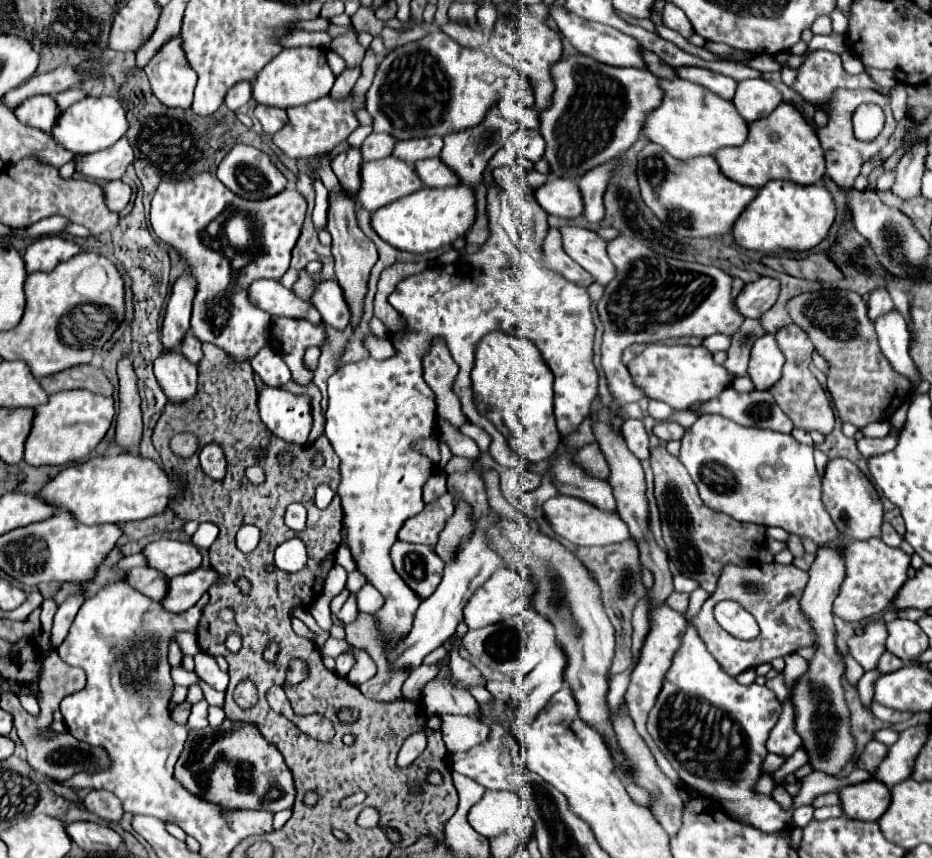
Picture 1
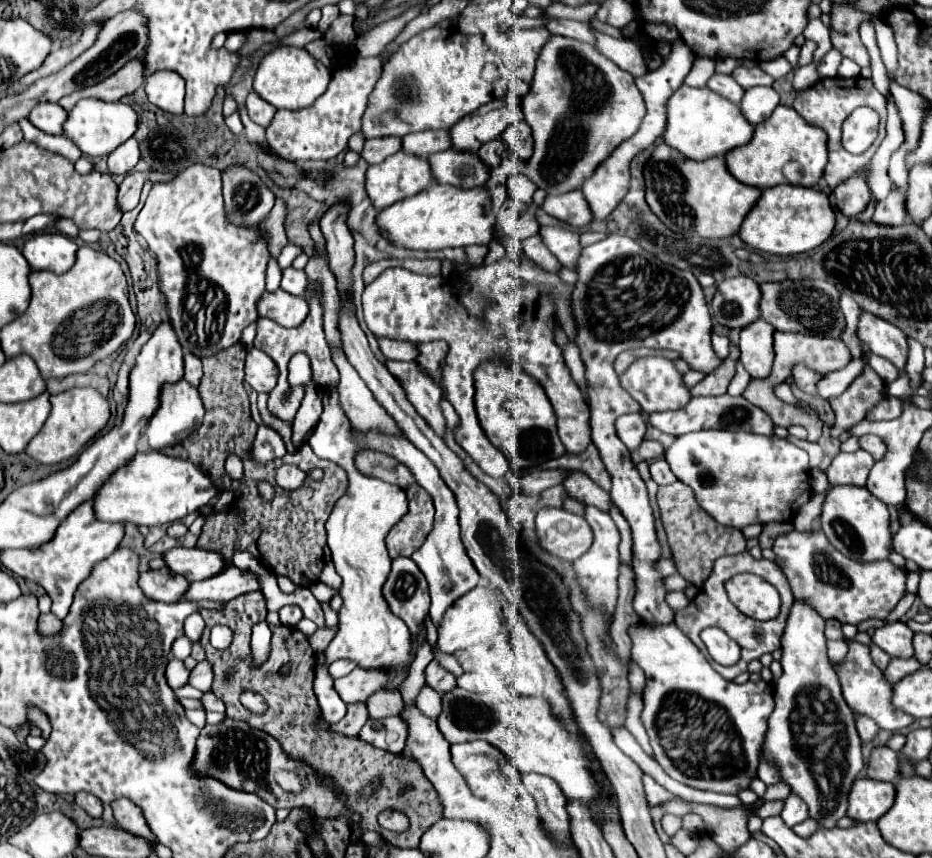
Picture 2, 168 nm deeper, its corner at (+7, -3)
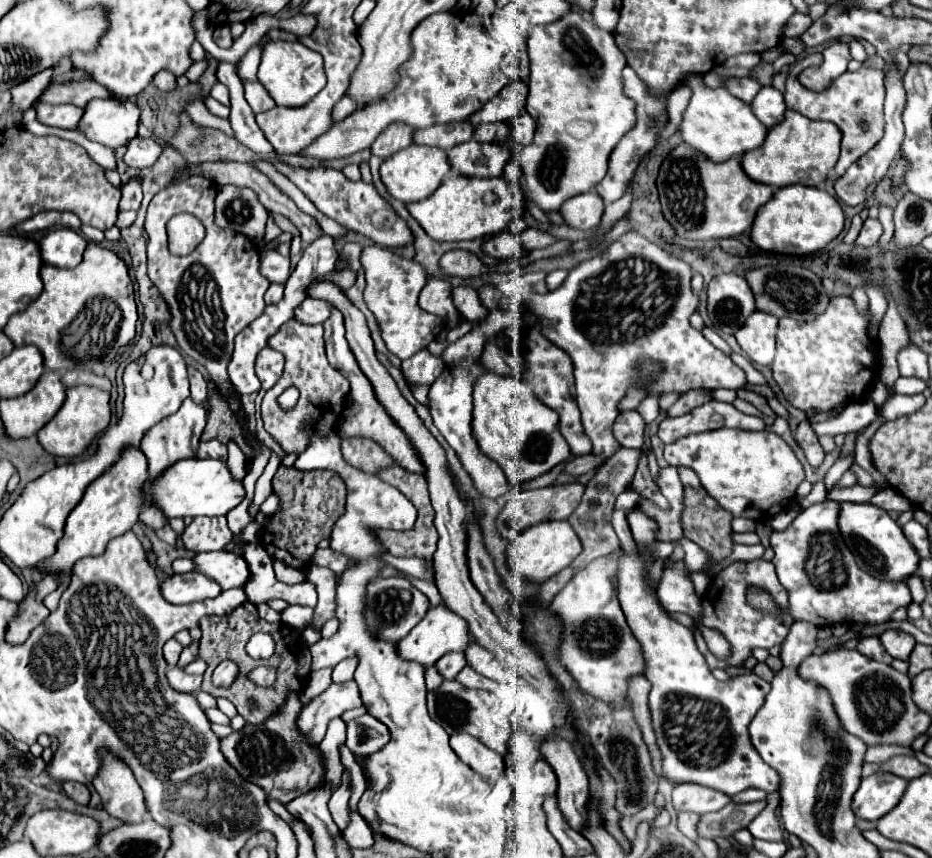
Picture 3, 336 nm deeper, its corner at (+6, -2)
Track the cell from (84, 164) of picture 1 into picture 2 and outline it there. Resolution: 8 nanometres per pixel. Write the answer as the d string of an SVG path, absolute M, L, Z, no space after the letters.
M132 137L108 155L108 169L114 175L126 175L136 167L138 161L140 161L140 147L138 141Z

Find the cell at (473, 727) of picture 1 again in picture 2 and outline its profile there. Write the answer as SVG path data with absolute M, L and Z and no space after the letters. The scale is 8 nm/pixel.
M424 685L416 697L416 705L422 709L424 715L428 715L430 719L438 719L438 713L442 709L442 701L440 701L440 693L434 693L434 689L430 689L428 685Z

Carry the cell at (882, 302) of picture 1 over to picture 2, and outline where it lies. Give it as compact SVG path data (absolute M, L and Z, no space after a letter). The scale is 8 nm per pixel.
M862 311L858 321L858 337L866 341L876 355L892 361L900 371L904 371L908 361L908 339L896 325Z

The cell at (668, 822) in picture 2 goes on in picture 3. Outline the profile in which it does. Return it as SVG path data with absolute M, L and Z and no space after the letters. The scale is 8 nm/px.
M679 812L679 818L677 818L677 828L681 834L685 834L687 838L691 840L697 840L697 820L699 816L697 814L691 814L691 812Z

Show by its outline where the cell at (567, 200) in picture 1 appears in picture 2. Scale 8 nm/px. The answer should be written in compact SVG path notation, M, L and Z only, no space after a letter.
M570 191L564 195L548 195L542 209L554 219L568 223L572 227L578 227L578 229L590 225L594 219L582 191Z

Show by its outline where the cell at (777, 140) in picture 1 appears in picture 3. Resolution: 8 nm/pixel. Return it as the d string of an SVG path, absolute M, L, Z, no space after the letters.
M787 110L781 124L769 128L765 142L759 148L749 150L741 156L741 166L751 180L775 188L791 184L817 186L827 178L829 170L833 170L833 166L837 164L839 144L841 132L835 124L809 120L795 110Z

